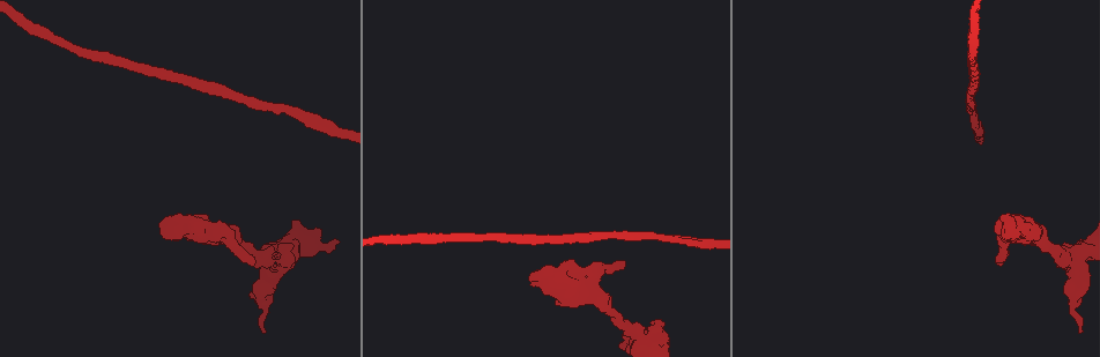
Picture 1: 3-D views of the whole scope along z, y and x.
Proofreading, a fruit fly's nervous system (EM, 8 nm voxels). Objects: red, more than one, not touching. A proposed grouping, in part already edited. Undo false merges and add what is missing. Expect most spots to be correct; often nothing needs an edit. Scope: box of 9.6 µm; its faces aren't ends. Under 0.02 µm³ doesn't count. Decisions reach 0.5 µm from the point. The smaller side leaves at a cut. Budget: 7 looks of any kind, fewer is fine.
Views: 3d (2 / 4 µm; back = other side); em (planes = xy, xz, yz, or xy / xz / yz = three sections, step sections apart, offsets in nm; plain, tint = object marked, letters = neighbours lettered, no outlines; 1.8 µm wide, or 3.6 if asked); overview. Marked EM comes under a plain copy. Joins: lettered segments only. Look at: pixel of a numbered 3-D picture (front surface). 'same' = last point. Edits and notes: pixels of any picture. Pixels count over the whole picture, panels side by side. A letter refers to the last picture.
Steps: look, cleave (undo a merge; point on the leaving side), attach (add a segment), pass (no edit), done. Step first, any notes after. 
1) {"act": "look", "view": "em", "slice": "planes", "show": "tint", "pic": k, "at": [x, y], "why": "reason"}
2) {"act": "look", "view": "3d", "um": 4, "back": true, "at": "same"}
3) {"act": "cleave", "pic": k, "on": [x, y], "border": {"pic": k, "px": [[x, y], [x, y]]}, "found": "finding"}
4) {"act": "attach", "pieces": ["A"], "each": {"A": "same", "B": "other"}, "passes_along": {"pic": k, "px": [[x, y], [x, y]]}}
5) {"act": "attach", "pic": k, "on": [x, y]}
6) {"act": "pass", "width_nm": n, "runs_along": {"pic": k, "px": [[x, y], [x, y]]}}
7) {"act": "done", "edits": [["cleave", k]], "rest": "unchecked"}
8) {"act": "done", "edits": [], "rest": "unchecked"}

{"act": "look", "view": "em", "slice": "planes", "show": "letters", "pic": 1, "at": [265, 330], "why": "free end"}

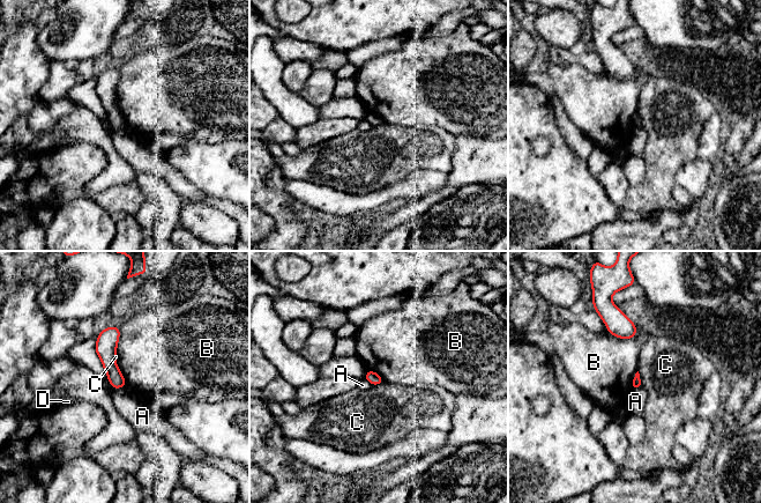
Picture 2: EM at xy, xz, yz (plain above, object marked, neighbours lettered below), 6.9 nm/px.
{"act": "pass", "each": {"A": "other", "B": "other", "C": "other", "D": "other"}, "runs_along": {"pic": 2, "px": [[109, 330], [109, 363], [117, 385]]}, "found": "none of them fits"}

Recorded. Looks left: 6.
{"act": "look", "view": "em", "slice": "planes", "show": "tint", "pic": 1, "at": [1025, 235]}

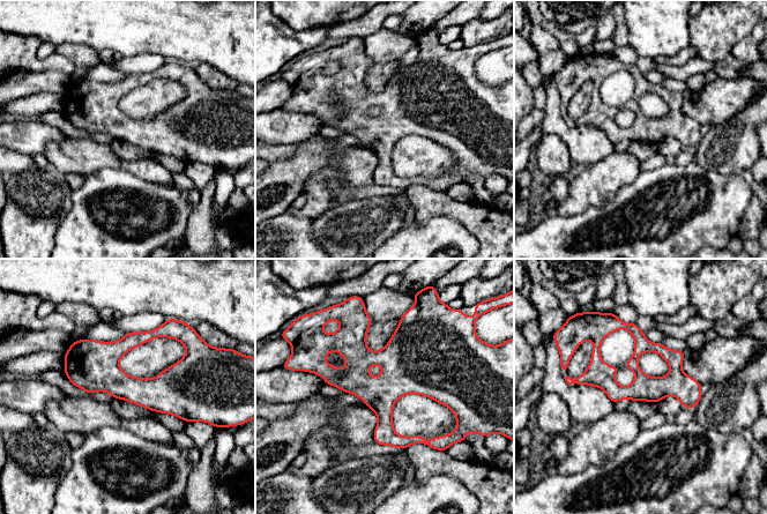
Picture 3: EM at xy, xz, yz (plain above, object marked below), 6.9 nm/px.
{"act": "look", "view": "em", "slice": "planes", "show": "letters", "at": "same"}

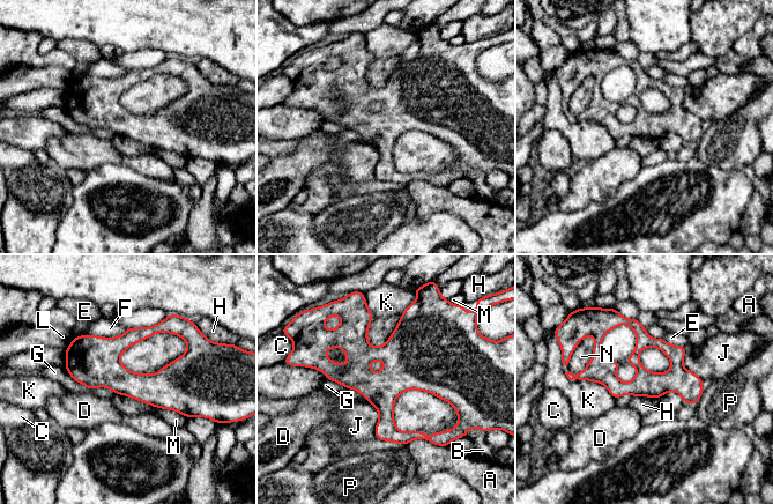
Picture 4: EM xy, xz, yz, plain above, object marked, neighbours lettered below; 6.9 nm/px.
{"act": "pass", "width_nm": 180, "each": {"A": "other", "B": "other", "C": "other", "D": "other", "E": "other", "F": "other", "G": "other", "H": "other", "J": "other", "K": "other", "L": "other", "M": "other", "N": "other", "P": "other"}, "border": {"pic": 4, "px": [[116, 393], [132, 397], [153, 407]]}, "found": "all the same neuron"}

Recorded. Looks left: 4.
{"act": "look", "view": "3d", "um": 4, "pic": 1, "at": [997, 264], "why": "free end"}

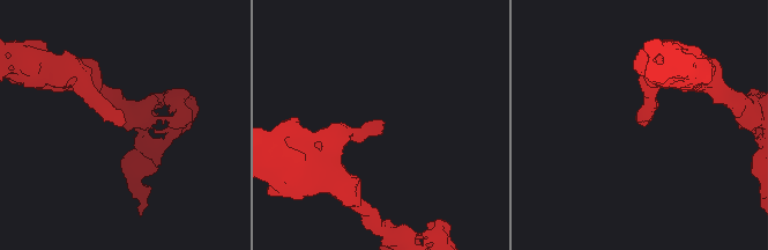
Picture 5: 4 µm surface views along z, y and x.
{"act": "look", "view": "em", "slice": "yz", "step": 8, "show": "tint", "pic": 5, "at": [640, 121], "why": "need the tissue"}

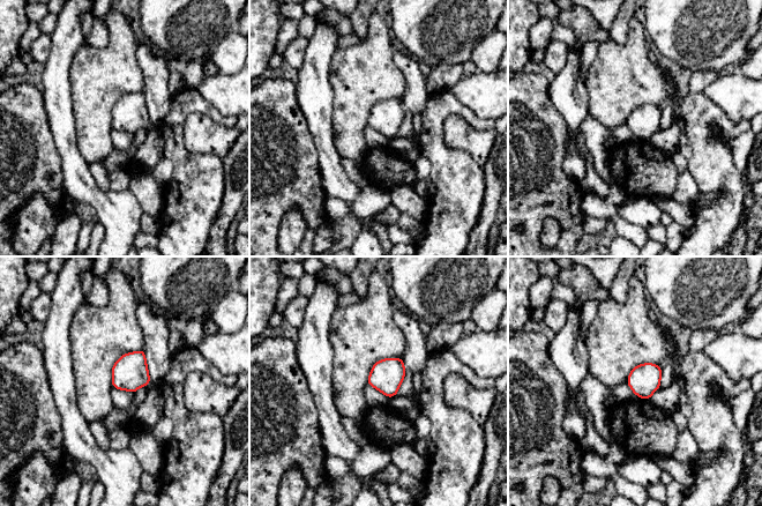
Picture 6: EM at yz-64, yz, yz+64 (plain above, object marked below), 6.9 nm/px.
{"act": "look", "view": "em", "slice": "planes", "show": "letters", "at": "same"}

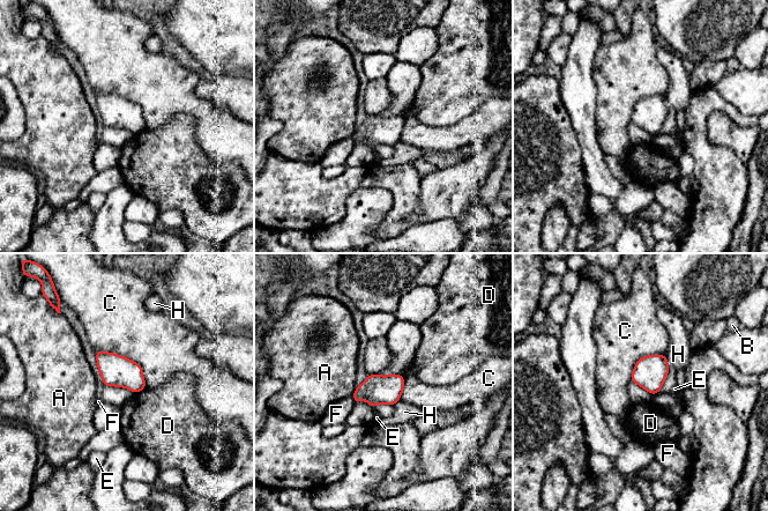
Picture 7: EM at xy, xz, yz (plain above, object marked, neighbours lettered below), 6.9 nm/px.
{"act": "pass", "each": {"A": "other", "B": "other", "C": "other", "D": "other", "E": "other", "F": "other", "H": "other"}, "border": {"pic": 7, "px": [[96, 349], [136, 362], [146, 386]]}, "found": "no lettered segment goes on from it"}

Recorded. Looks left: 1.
{"act": "done", "edits": [], "rest": "unchecked"}

